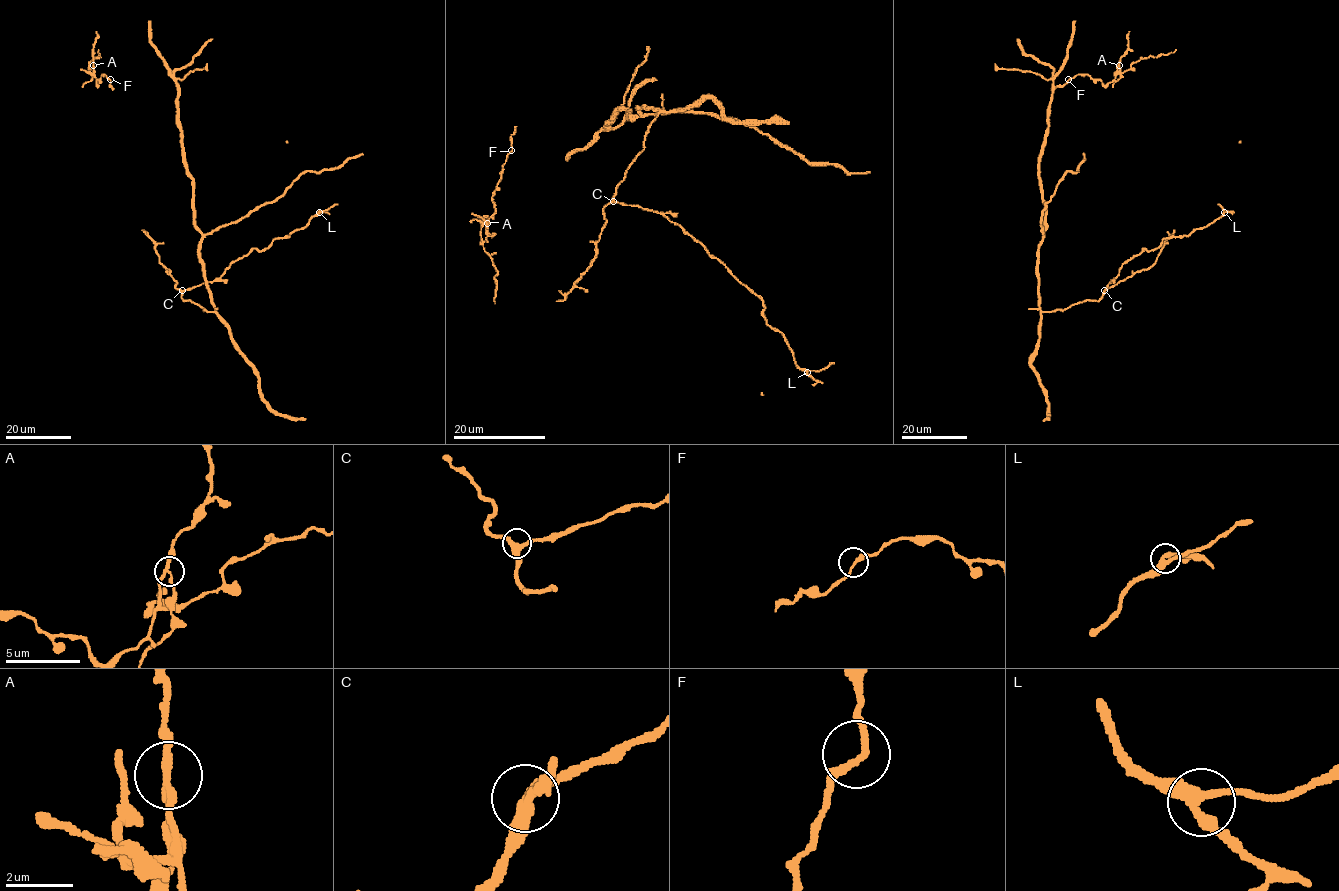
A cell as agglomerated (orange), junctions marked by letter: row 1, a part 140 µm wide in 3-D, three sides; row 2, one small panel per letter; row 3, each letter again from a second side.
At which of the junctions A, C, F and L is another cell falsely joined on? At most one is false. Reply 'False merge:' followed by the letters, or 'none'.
False merge: A

